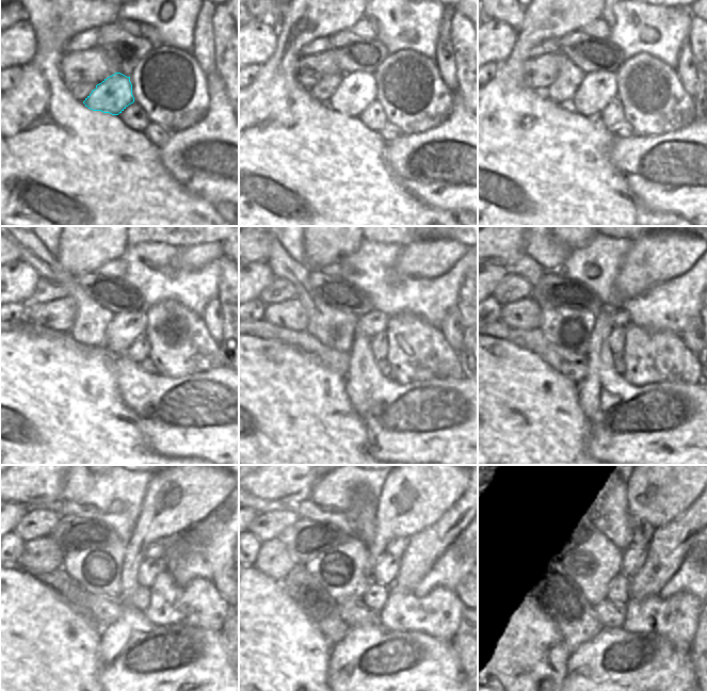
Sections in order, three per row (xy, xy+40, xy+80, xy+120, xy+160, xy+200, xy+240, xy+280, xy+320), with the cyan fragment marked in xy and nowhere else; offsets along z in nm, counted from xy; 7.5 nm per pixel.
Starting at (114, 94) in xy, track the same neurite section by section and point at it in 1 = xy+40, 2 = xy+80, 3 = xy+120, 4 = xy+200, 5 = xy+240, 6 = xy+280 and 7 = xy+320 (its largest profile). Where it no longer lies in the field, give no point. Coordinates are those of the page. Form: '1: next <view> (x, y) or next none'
1: next xy+40 (356, 91)
2: next xy+80 (597, 90)
3: next xy+120 (123, 330)
4: next xy+200 (620, 318)
5: next xy+240 (156, 550)
6: next xy+280 (396, 547)
7: next xy+320 (642, 532)

